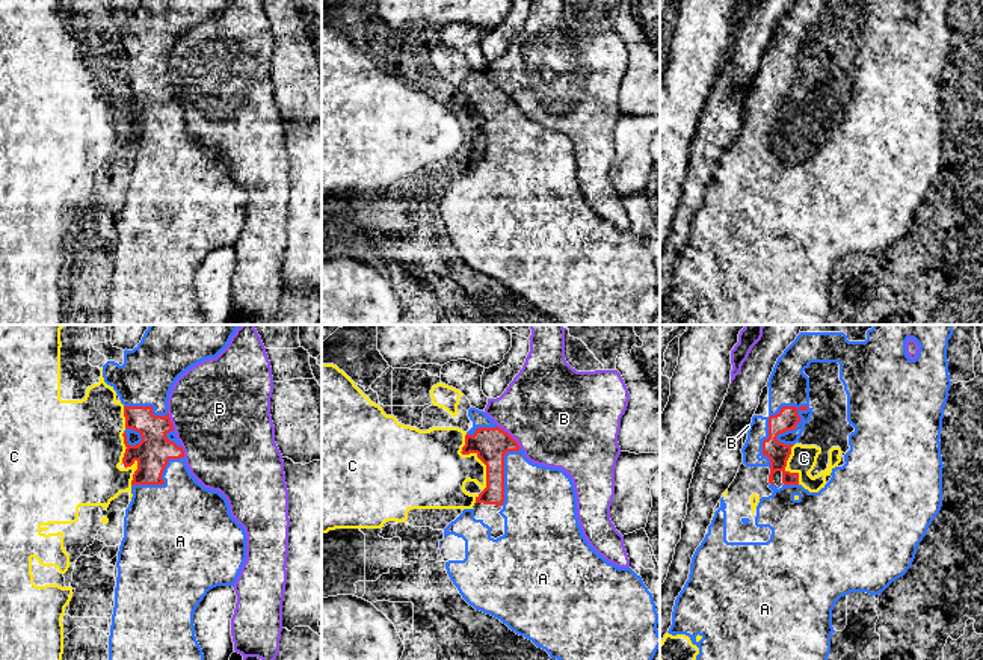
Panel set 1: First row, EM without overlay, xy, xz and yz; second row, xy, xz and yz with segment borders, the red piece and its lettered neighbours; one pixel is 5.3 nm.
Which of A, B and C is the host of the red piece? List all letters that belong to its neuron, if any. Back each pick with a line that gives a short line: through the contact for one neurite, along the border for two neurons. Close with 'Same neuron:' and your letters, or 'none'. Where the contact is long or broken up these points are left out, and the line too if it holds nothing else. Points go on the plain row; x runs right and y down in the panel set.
Same neuron: A

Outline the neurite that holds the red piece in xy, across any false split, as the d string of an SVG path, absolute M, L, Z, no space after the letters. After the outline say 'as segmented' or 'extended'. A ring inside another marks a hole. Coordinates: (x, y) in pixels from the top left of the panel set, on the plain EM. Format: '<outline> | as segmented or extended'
M142 0L133 12L124 12L124 26L107 23L103 39L124 66L124 128L137 125L131 142L131 163L125 171L124 199L118 213L115 269L109 298L107 325L204 325L195 298L193 276L207 254L216 248L234 248L246 221L245 190L231 178L226 160L204 150L189 133L184 112L168 76L169 54L177 41L198 24L216 20L231 0Z | extended

